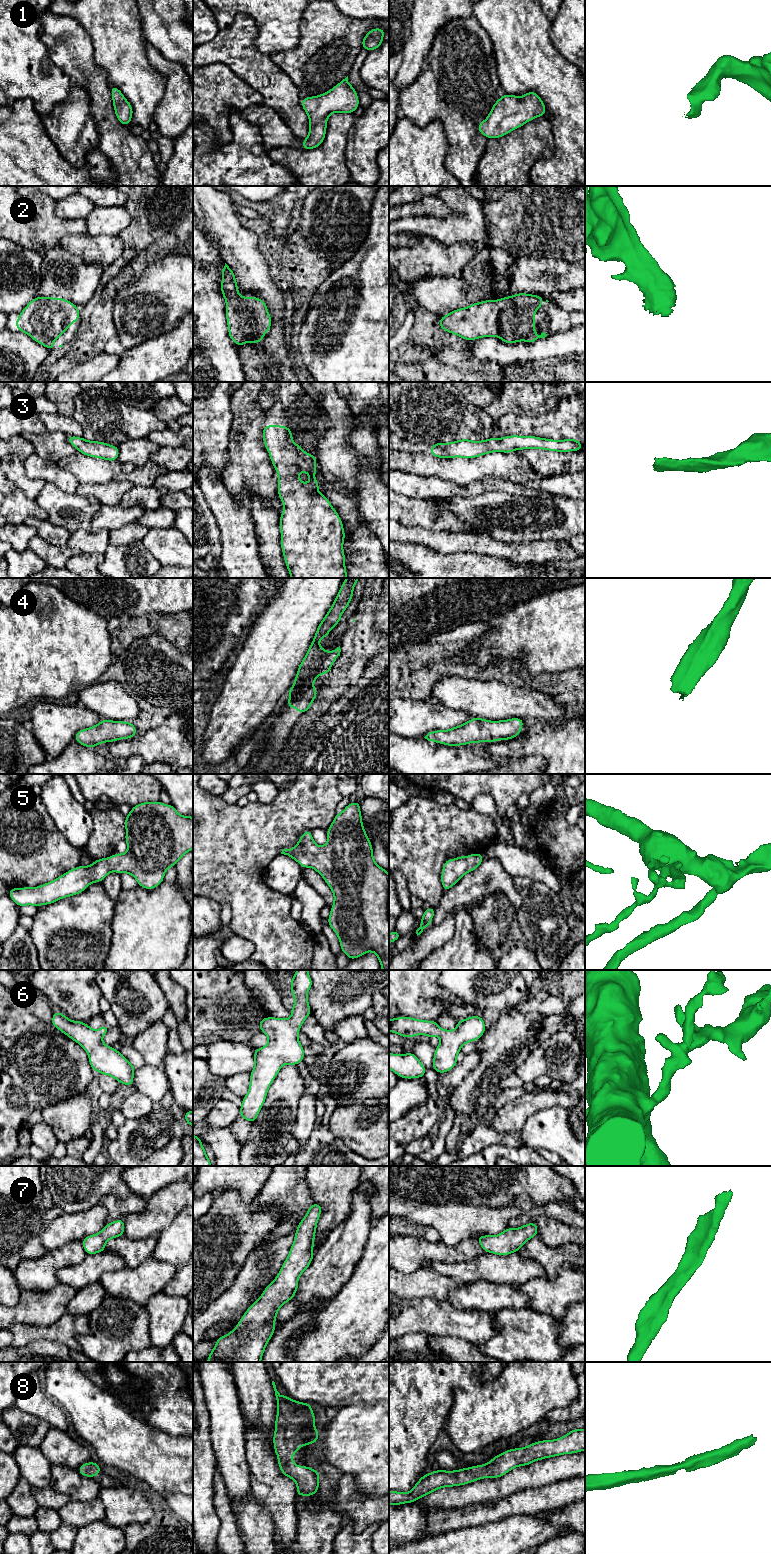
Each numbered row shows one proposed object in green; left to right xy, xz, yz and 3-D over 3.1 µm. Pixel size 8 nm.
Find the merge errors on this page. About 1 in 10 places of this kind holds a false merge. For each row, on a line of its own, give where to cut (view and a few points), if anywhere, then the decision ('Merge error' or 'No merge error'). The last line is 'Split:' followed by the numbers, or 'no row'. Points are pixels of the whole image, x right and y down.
1: No split. No merge error
2: No split. No merge error
3: No split. No merge error
4: No split. No merge error
5: No split. No merge error
6: No split. No merge error
7: No split. No merge error
8: No split. No merge error
Split: no row

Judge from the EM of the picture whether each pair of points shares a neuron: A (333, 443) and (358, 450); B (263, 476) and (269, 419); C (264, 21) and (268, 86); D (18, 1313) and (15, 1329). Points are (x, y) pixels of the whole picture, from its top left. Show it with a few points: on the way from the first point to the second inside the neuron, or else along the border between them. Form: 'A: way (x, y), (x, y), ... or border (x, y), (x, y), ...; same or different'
A: border (350, 425), (349, 444), (356, 457), (358, 471); different
B: border (263, 412), (262, 426); different
C: border (257, 31), (254, 45), (268, 55); different
D: border (39, 1325), (15, 1322), (10, 1327); different

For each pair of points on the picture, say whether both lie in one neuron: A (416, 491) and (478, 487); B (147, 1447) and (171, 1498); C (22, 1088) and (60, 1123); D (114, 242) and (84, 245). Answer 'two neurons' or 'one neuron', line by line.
A: one neuron
B: two neurons
C: two neurons
D: one neuron

